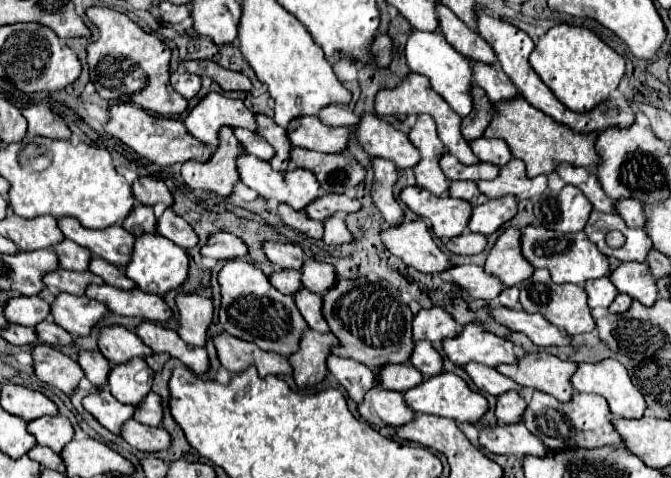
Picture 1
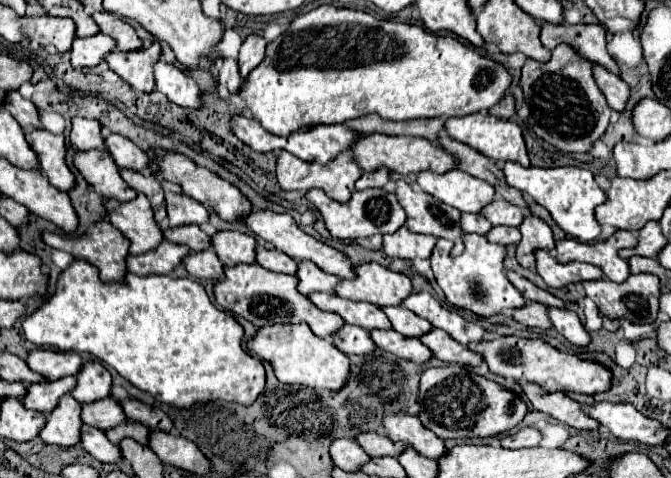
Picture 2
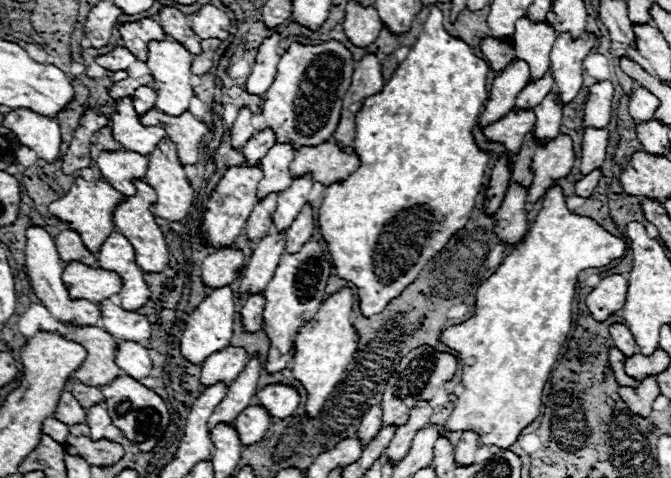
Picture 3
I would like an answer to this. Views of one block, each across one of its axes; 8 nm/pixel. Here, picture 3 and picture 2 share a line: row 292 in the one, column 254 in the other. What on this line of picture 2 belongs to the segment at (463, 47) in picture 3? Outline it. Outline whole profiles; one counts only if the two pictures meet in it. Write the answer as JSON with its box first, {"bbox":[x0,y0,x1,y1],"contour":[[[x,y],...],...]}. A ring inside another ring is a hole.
{"bbox":[22,258,266,408],"contour":[[[76,258],[58,278],[56,282],[56,292],[28,318],[22,320],[22,326],[24,326],[24,334],[26,338],[36,344],[36,346],[54,346],[56,350],[62,350],[62,352],[90,352],[94,354],[98,360],[110,364],[120,376],[124,376],[128,382],[132,382],[136,388],[144,390],[144,392],[150,392],[156,400],[164,402],[164,404],[172,404],[172,406],[178,406],[178,408],[188,408],[196,402],[212,402],[212,400],[228,400],[228,402],[240,402],[244,406],[248,406],[250,402],[254,402],[258,398],[258,394],[264,390],[264,384],[266,384],[266,372],[264,372],[264,364],[260,358],[254,358],[250,356],[244,348],[242,348],[242,336],[244,336],[244,330],[242,326],[234,320],[234,316],[226,310],[218,310],[206,290],[190,280],[190,278],[170,278],[170,276],[158,276],[158,274],[150,274],[150,276],[136,276],[136,274],[130,274],[126,272],[126,278],[122,282],[102,282],[98,278],[98,270],[88,264],[86,260],[80,260]]]}

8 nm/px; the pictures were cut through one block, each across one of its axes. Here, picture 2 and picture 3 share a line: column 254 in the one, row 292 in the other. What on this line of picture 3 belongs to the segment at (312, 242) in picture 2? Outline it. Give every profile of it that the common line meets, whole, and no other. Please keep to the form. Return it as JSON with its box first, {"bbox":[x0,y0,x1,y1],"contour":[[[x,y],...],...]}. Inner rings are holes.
{"bbox":[180,286,236,364],"contour":[[[222,286],[212,290],[212,294],[208,294],[198,308],[188,316],[186,320],[186,328],[184,334],[180,338],[180,352],[186,360],[190,360],[192,364],[202,364],[210,354],[224,350],[226,346],[230,346],[232,340],[232,330],[234,330],[234,298],[236,294],[232,292],[230,286]]]}

